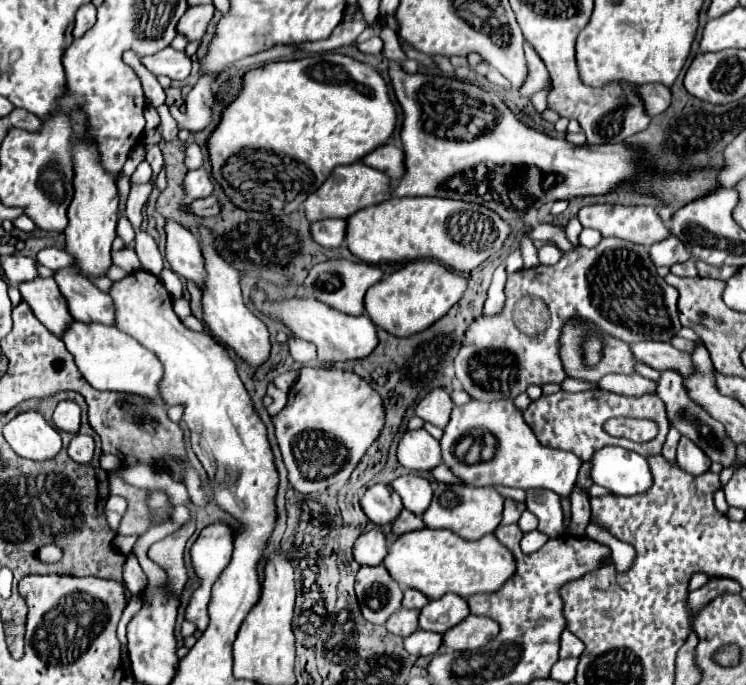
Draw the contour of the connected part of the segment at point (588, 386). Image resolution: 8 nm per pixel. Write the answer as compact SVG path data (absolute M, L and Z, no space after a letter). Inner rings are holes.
M567 377L561 383L561 389L571 392L580 392L586 390L593 390L598 387L598 384L588 382L586 380L574 379Z

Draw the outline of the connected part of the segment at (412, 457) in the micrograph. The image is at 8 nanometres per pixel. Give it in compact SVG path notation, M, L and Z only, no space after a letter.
M424 428L408 430L398 444L398 462L416 472L432 472L442 464L442 448Z

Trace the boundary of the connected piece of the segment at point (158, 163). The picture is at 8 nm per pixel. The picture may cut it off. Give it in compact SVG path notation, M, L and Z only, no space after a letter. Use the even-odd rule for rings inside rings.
M146 146L146 160L152 166L152 180L158 178L160 170L162 170L162 152L158 146Z

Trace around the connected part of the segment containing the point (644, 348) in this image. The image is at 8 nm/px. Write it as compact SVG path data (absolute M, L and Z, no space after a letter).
M636 342L636 344L630 344L630 348L638 362L648 364L654 370L660 370L660 372L674 370L682 378L694 372L694 364L690 364L690 354L676 350L668 342Z

